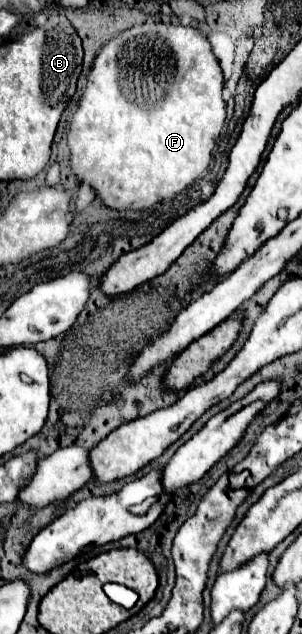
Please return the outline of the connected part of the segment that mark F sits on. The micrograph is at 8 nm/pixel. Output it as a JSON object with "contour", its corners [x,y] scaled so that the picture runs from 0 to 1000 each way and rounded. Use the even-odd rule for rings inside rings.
{"contour":[[[493,32],[474,41],[440,41],[401,54],[387,54],[374,63],[361,63],[334,76],[334,82],[315,95],[315,104],[295,117],[295,129],[288,129],[288,139],[275,145],[268,164],[262,164],[255,177],[242,180],[242,189],[228,199],[228,215],[222,215],[222,230],[235,237],[235,271],[248,274],[248,281],[268,290],[295,290],[301,297],[315,290],[308,300],[328,309],[328,315],[341,319],[341,325],[374,328],[374,331],[487,331],[546,312],[573,312],[579,306],[613,300],[639,284],[652,284],[692,265],[699,237],[712,233],[712,227],[732,215],[738,196],[745,196],[745,161],[738,161],[732,142],[738,142],[732,104],[725,104],[719,91],[705,88],[705,79],[699,79],[685,57],[666,54],[652,44]]]}

